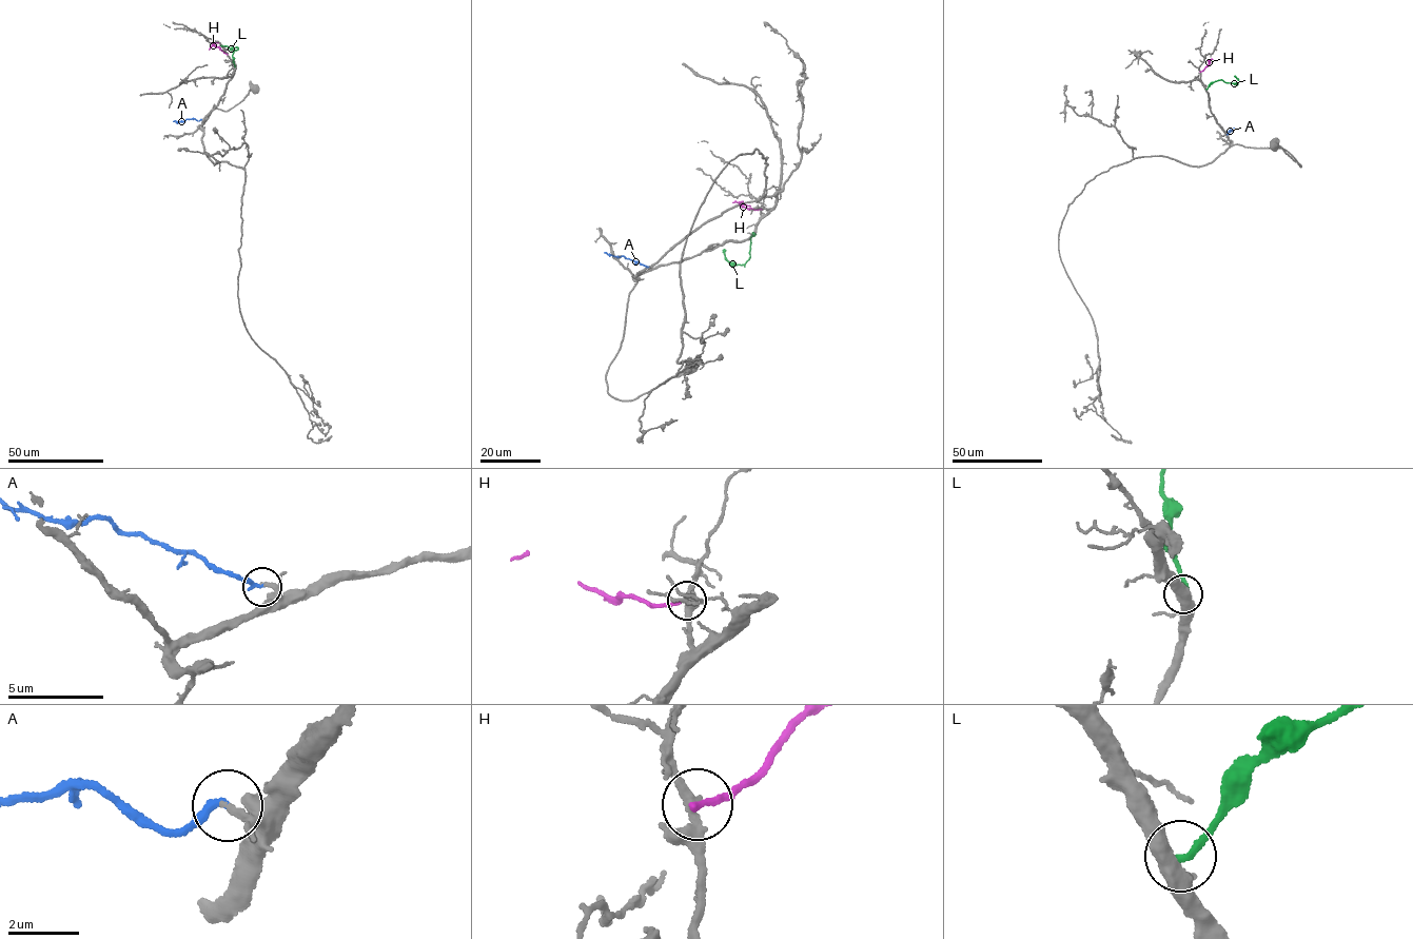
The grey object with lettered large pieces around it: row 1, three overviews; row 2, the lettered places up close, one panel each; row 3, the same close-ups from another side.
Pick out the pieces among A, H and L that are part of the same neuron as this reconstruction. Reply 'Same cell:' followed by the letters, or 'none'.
Same cell: A

